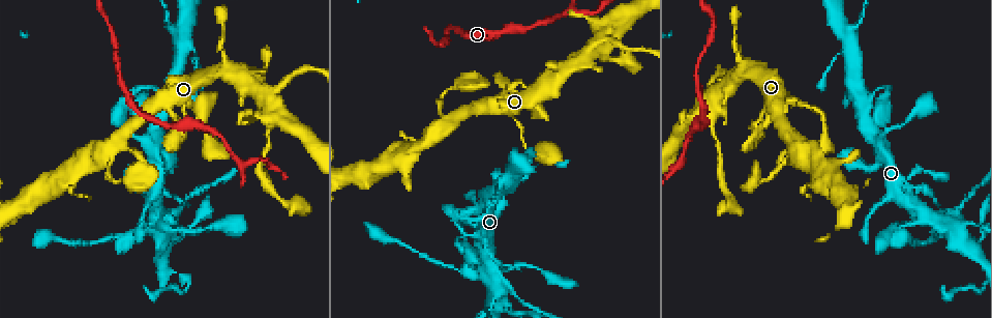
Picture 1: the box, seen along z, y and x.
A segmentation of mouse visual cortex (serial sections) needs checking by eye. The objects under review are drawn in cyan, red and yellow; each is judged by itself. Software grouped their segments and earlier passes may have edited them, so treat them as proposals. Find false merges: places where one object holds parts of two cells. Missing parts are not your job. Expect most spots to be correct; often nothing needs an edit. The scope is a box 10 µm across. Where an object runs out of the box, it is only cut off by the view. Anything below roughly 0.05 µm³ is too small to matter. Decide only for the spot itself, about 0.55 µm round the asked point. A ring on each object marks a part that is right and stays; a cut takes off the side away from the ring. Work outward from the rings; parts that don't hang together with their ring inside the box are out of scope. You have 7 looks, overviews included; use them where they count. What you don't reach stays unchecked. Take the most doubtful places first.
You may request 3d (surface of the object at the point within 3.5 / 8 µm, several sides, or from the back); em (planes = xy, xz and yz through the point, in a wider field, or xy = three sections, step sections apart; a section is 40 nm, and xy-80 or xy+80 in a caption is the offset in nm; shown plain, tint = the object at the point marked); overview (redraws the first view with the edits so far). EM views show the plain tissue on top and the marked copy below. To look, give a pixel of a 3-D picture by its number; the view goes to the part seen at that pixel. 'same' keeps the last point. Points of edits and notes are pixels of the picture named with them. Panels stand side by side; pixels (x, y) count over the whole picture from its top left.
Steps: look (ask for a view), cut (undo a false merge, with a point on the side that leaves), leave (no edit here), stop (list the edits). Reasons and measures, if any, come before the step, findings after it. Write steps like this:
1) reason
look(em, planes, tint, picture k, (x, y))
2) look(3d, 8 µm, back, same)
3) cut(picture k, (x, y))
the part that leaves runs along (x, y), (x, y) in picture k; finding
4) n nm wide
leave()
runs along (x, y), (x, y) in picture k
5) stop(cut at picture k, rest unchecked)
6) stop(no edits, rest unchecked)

look(3d, 3.5 µm, picture 1, (883, 132))

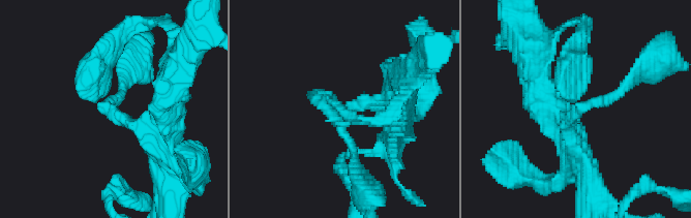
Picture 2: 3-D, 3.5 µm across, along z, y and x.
look(em, planes, tint, picture 2, (109, 106))

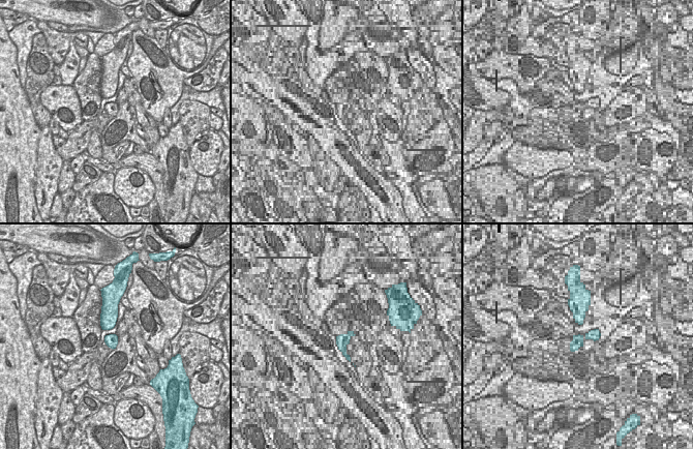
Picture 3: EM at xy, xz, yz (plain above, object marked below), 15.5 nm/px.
leave()
runs along (571, 139), (578, 107), (632, 80) in picture 2; continuous, no second cell

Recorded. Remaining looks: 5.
three-way junction
look(3d, 3.5 µm, back, picture 1, (683, 163))

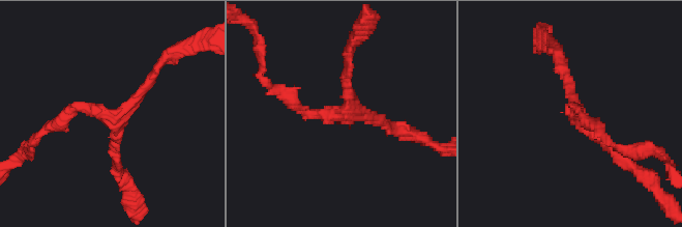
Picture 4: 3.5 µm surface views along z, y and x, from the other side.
look(em, xy, step 5, tint, picture 4, (577, 116))

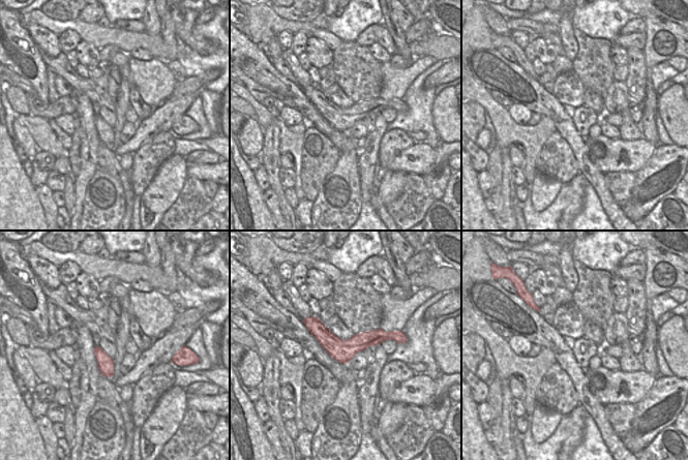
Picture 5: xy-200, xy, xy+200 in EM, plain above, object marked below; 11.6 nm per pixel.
another direction
look(em, planes, tint, same)

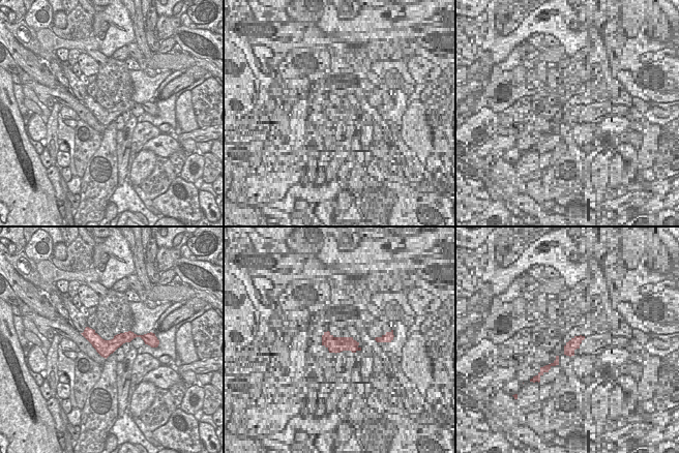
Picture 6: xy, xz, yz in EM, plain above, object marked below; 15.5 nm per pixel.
arms of 150, 150, 150 nm
leave()
runs along (85, 333), (98, 343), (131, 335) in picture 6; one cell here

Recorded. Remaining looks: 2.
arms part here
look(3d, 3.5 µm, picture 1, (756, 124))

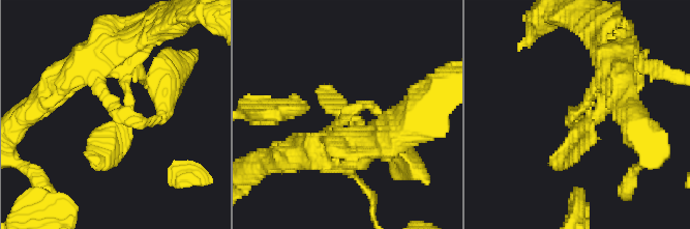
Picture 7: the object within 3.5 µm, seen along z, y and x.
look(em, xy, step 1, tint, picture 7, (350, 110))

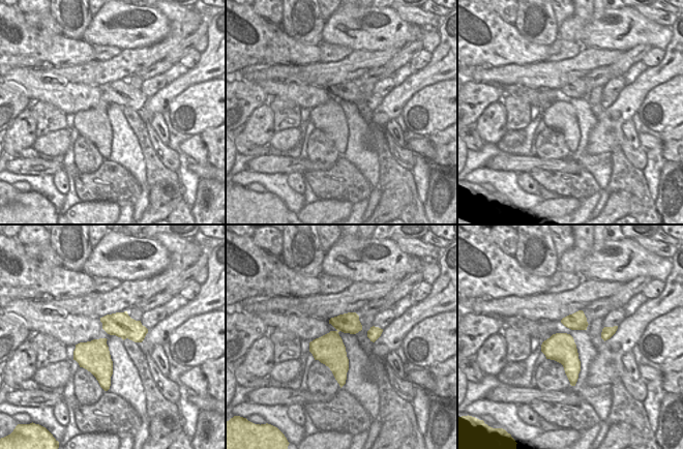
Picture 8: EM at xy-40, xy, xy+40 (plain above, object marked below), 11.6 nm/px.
leave()
runs along (94, 63), (114, 111), (149, 123), (164, 108) in picture 7; one cell here

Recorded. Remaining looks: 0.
stop(no edits, rest unchecked)

